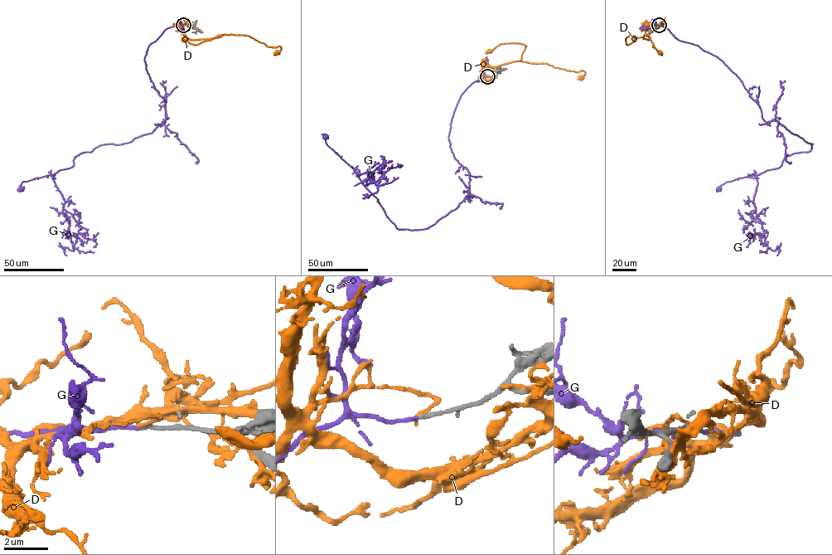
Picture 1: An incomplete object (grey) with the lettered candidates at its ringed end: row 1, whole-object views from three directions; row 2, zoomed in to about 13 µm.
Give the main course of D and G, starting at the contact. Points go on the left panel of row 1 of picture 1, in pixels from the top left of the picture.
D: (183, 25), (176, 28), (190, 39), (221, 36), (195, 45), (185, 39)
G: (183, 25), (164, 30), (144, 58), (165, 122), (21, 189)

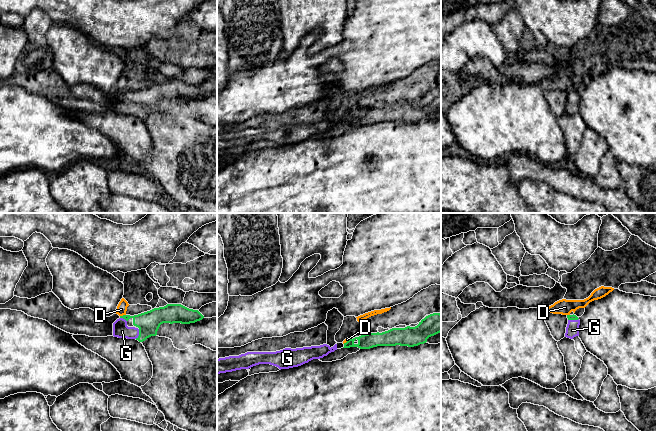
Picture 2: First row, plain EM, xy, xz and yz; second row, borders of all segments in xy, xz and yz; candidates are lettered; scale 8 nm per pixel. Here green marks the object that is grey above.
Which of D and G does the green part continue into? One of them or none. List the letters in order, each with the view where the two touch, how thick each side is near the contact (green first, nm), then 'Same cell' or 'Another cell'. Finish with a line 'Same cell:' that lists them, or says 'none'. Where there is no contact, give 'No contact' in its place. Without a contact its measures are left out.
D: Touches green in xy. Thickness 180 nm (green) against 80 nm. Another cell
G: Touches green in xy. Thickness 180 nm (green) against 130 nm. Same cell
Same cell: G

